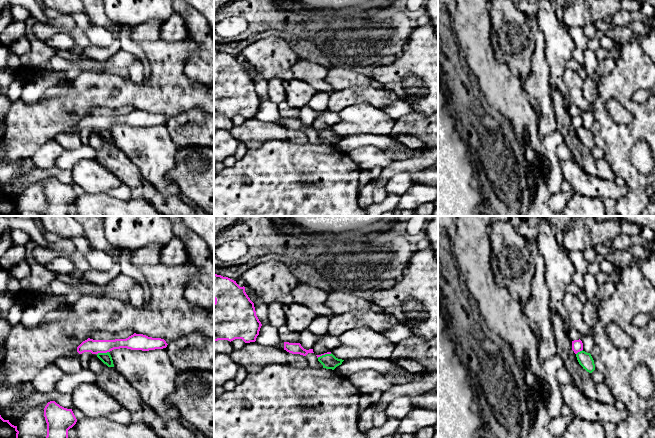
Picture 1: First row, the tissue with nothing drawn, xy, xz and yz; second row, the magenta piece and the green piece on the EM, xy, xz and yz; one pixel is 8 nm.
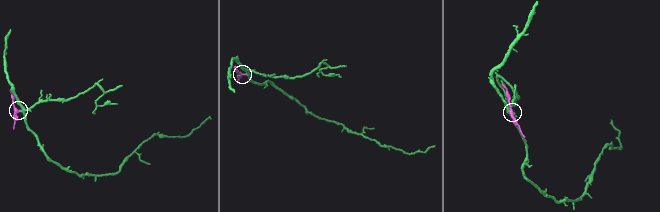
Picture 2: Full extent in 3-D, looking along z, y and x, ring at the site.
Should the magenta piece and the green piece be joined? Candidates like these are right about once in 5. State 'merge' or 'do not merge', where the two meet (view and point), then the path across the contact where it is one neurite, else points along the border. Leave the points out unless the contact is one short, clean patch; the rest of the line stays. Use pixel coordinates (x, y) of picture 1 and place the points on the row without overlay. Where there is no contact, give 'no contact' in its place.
do not merge; contact xy (102, 128); border xy (108, 127), (97, 130)

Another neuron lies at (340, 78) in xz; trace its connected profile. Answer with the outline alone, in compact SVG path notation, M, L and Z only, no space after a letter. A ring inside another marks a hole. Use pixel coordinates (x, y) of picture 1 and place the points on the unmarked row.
M333 66L328 70L326 81L333 90L342 91L351 87L369 86L371 78L344 66Z

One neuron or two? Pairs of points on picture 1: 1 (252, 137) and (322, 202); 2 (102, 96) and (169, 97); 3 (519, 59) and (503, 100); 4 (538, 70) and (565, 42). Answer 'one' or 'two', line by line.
1: two
2: one
3: two
4: two

